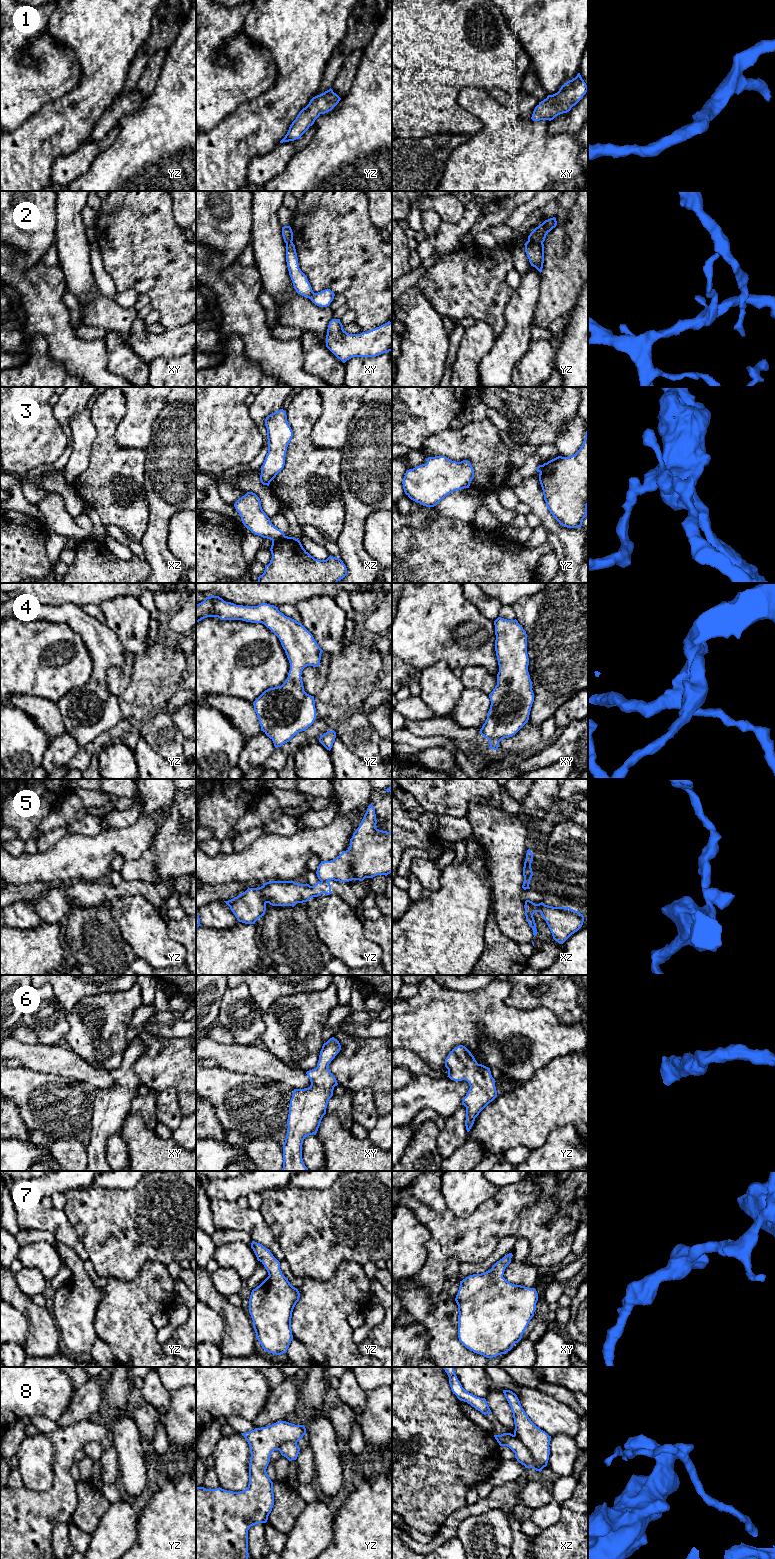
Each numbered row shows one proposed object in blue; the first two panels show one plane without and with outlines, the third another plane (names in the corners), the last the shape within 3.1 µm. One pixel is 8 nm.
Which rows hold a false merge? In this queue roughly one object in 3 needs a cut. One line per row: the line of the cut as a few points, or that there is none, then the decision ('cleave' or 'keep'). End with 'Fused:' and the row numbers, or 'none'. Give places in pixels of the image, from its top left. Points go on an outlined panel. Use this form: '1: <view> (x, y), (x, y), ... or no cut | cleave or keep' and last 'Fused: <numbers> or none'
1: no cut | keep
2: yz (528, 240), (534, 243), (542, 243) | cleave
3: xz (284, 535), (272, 541) | cleave
4: no cut | keep
5: yz (321, 880), (327, 881) | cleave
6: no cut | keep
7: no cut | keep
8: no cut | keep
Fused: 2, 3, 5

